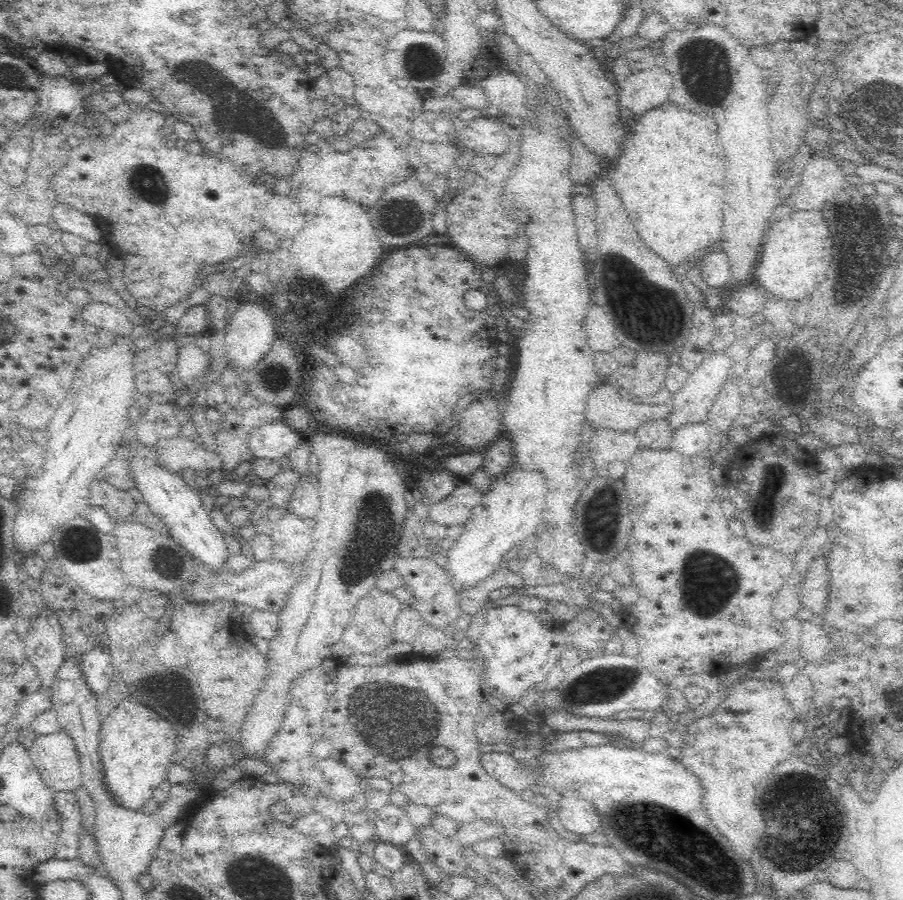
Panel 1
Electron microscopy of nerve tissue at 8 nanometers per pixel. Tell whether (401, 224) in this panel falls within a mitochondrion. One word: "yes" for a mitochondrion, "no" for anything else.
yes

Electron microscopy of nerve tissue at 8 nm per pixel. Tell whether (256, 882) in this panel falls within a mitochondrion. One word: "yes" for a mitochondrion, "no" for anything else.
yes

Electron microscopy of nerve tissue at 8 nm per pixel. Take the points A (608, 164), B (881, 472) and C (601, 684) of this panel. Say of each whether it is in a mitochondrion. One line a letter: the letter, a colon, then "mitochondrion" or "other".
A: other
B: other
C: mitochondrion

